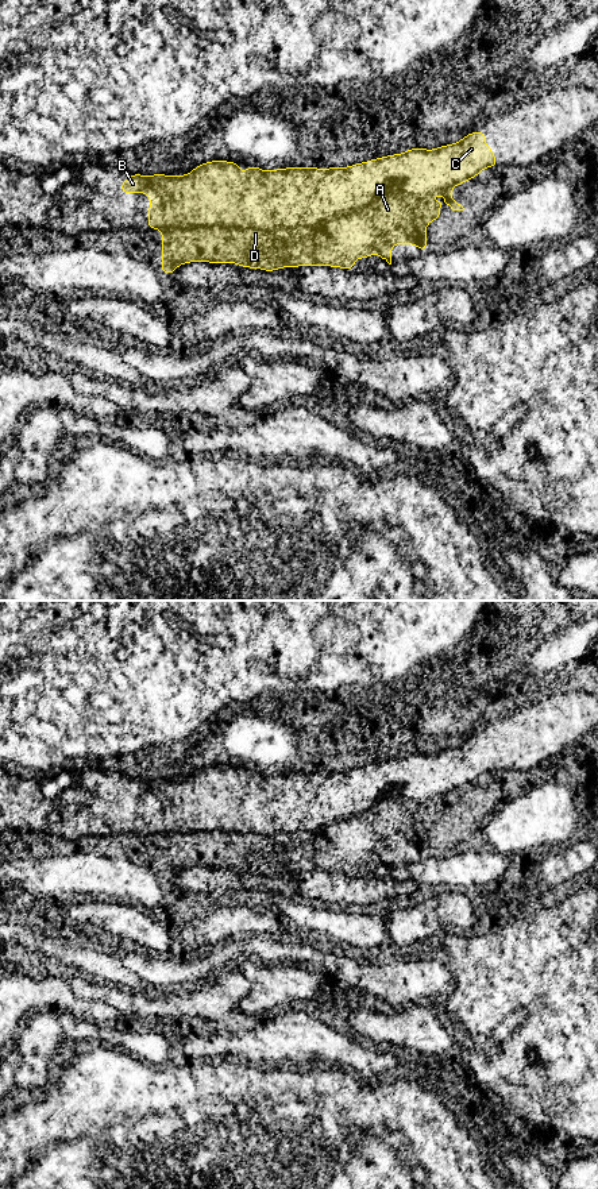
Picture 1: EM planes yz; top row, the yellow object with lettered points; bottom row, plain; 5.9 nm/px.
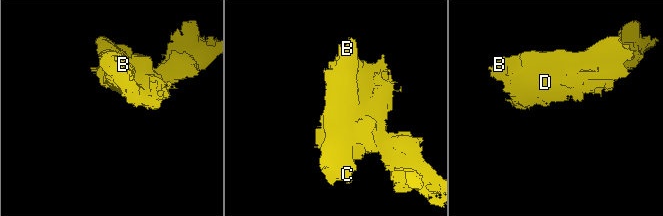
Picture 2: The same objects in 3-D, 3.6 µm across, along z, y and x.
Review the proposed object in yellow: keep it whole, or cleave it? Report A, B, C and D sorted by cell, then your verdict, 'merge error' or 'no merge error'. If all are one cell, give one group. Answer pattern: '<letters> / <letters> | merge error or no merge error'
A / B C D | merge error

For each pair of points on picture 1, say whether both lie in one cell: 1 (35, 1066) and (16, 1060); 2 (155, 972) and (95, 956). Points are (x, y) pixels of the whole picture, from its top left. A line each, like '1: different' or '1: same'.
1: different
2: different

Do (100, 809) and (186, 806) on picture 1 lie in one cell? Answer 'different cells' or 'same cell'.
same cell

